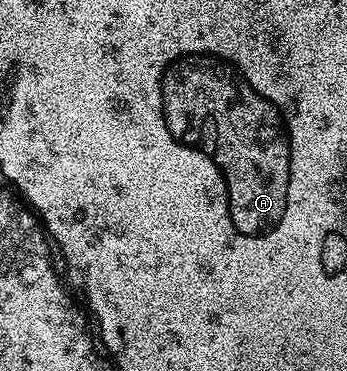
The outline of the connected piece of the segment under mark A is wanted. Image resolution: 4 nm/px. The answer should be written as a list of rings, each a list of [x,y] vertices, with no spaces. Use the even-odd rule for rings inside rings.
[[[192,55],[171,63],[162,72],[160,90],[162,102],[165,104],[162,112],[172,137],[188,147],[198,148],[220,169],[226,182],[226,199],[230,203],[230,216],[242,239],[270,239],[270,235],[274,235],[274,231],[282,227],[282,219],[286,219],[286,211],[290,211],[290,179],[294,179],[294,135],[290,135],[290,119],[286,119],[286,111],[278,107],[278,95],[262,95],[262,87],[258,87],[258,83],[250,83],[250,75],[246,75],[246,67],[235,71],[229,63],[209,55]]]

